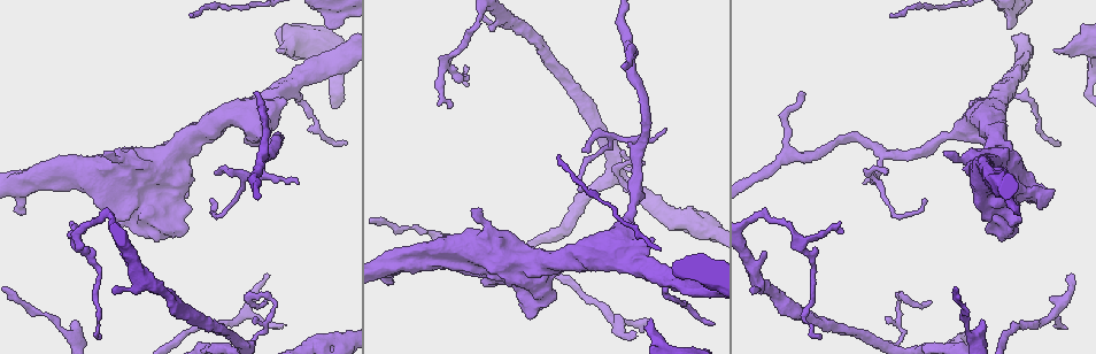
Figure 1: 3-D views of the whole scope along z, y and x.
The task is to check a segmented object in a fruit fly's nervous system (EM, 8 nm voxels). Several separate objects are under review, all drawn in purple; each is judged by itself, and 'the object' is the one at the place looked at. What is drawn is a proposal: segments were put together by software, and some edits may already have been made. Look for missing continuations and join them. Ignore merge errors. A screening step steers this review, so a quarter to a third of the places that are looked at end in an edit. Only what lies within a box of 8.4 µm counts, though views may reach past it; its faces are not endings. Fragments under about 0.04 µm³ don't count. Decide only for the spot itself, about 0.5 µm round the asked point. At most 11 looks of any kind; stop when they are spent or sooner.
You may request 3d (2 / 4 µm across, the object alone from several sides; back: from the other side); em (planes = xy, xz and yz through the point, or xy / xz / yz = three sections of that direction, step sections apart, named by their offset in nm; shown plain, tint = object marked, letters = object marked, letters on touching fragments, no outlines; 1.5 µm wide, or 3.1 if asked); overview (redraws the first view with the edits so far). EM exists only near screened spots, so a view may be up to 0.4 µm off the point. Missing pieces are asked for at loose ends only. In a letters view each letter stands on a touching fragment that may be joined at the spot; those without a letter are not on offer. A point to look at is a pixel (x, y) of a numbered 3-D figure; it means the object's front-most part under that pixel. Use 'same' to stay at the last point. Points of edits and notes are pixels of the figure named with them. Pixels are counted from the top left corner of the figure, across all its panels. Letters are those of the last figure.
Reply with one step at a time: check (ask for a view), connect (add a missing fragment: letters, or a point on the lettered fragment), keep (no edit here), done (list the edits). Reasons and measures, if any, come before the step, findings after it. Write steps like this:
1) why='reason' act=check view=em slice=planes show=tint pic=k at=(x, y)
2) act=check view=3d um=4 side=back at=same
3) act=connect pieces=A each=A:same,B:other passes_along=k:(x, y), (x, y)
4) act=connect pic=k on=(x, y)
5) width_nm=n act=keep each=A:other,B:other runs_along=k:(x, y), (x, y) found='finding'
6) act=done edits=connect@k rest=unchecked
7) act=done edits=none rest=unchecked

why='branch stops here' act=check view=em slice=planes show=tint pic=1 at=(106, 154)

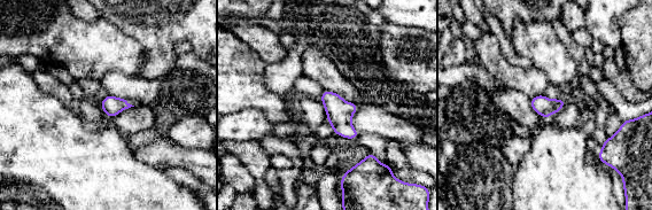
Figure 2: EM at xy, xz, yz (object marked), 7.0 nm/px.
act=check view=em slice=planes show=letters at=same

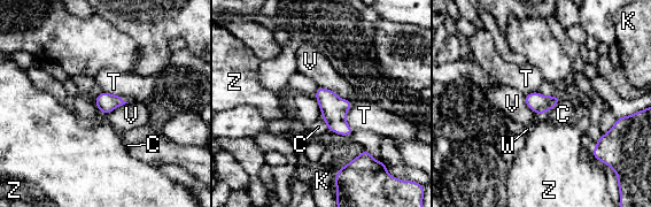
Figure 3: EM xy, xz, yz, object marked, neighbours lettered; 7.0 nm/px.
width_nm=130 act=keep each=C:other,K:other,T:other,V:other,W:other,Z:other border=3:(318, 86), (330, 89), (353, 104) found='none of them fits'

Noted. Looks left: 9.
why='branch stops here' act=check view=em slice=planes show=letters pic=1 at=(266, 302)

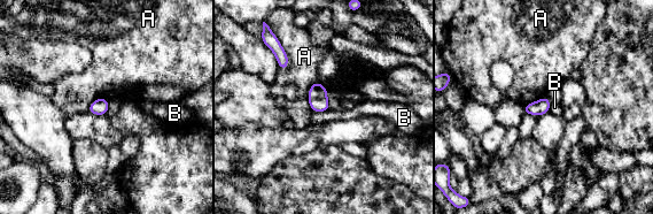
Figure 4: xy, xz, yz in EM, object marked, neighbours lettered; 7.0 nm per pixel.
width_nm=110 longest_contact=A:260nm act=keep each=A:other,B:other found='no lettered fragment goes on from it'

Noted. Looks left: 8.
why='thin end' act=check view=3d um=4 pic=1 at=(622, 68)

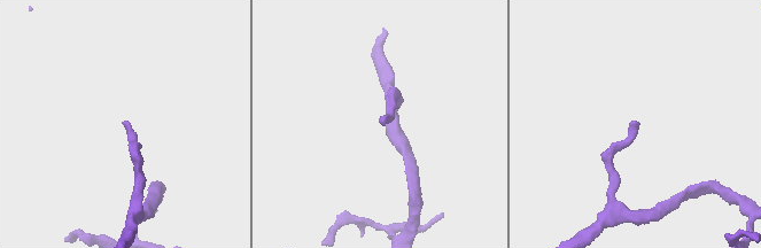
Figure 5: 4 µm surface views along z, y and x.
act=check view=em slice=planes show=letters pic=5 at=(379, 120)

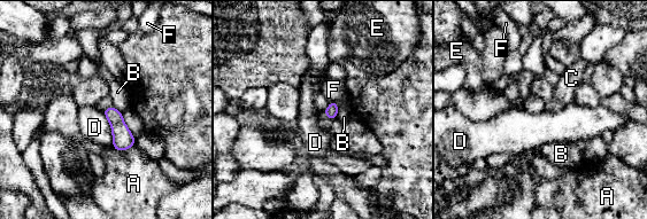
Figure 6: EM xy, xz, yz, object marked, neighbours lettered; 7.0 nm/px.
width_nm=90 act=connect pic=6 on=(325, 123) each=A:other,B:other,C:same,D:other,E:other,F:other found='it goes on there'

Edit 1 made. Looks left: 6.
why='branch stops here' act=check view=em slice=xy step=8 show=letters pic=1 at=(282, 50)

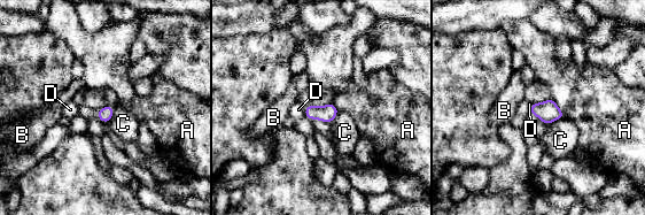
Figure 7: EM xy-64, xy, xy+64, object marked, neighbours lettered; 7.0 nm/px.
longest_contact=A:180nm act=keep each=A:other,B:other,C:other,D:other border=7:(551, 97), (566, 116) found='no lettered fragment goes on from it'

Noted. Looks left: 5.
act=done edits=connect@6 rest=unchecked

